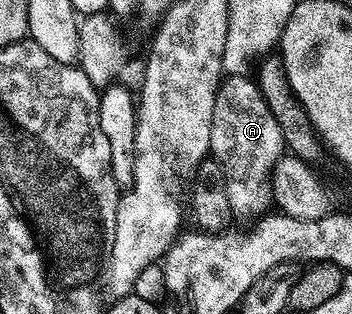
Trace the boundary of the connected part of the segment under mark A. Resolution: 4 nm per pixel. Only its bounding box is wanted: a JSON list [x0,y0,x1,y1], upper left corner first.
[210,76,286,222]

